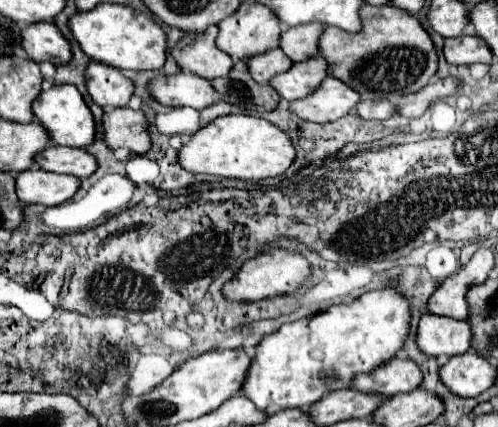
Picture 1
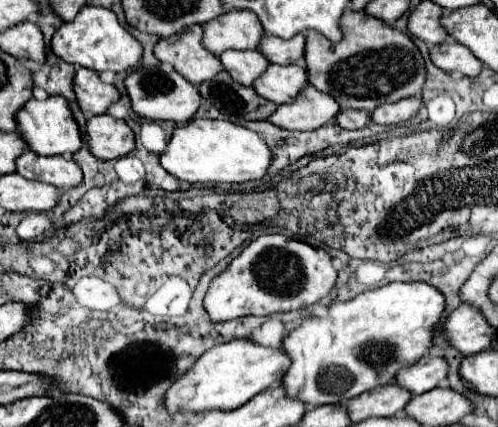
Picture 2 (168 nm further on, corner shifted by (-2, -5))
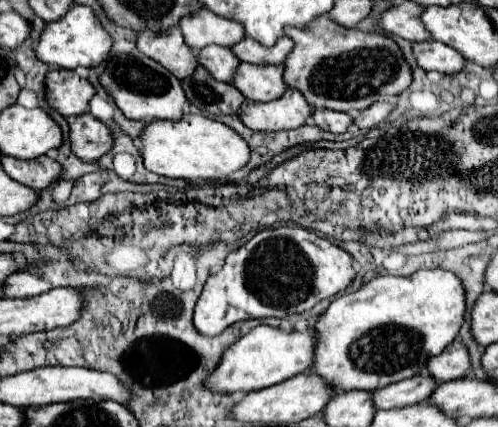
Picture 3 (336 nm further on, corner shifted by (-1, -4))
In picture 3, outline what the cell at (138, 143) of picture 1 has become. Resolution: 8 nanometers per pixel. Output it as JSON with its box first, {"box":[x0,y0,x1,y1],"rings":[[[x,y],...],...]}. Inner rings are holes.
{"box":[69,114,113,162],"rings":[[[79,114],[69,122],[69,142],[71,152],[85,162],[99,160],[113,146],[109,128],[91,114]]]}

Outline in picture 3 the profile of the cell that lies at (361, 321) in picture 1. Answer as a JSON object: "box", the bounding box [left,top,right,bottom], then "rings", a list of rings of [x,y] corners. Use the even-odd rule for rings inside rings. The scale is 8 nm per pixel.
{"box":[309,268,465,392],"rings":[[[435,268],[435,270],[419,270],[419,272],[415,272],[415,274],[407,276],[407,278],[401,278],[401,276],[379,276],[379,278],[369,280],[367,284],[363,284],[357,292],[339,296],[337,300],[331,302],[327,312],[321,314],[321,318],[319,318],[317,326],[315,326],[315,330],[319,332],[317,334],[317,348],[315,348],[315,362],[309,368],[309,372],[319,374],[323,380],[327,380],[331,386],[335,386],[337,392],[339,390],[377,390],[377,388],[389,386],[391,382],[399,382],[399,380],[423,374],[425,368],[427,368],[427,360],[431,356],[437,356],[447,344],[451,344],[457,338],[463,322],[465,322],[465,286],[453,272]]]}

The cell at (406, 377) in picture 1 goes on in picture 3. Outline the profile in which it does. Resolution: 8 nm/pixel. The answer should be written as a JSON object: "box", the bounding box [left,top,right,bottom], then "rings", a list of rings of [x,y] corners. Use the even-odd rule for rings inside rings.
{"box":[427,338,471,382],"rings":[[[455,338],[439,356],[429,358],[427,368],[429,368],[429,374],[435,376],[439,382],[463,378],[471,368],[469,350],[461,342],[461,338]]]}

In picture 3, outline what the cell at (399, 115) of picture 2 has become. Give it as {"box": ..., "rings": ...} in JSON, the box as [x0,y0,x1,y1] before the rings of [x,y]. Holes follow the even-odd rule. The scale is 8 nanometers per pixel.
{"box":[353,102,393,130],"rings":[[[375,102],[373,106],[369,106],[367,110],[361,110],[361,112],[355,112],[353,114],[353,124],[361,130],[367,130],[367,128],[375,128],[377,124],[381,124],[389,112],[393,110],[393,104],[381,104],[381,102]]]}

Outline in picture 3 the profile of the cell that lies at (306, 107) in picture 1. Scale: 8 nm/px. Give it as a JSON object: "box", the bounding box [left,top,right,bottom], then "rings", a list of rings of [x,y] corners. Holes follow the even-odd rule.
{"box":[239,88,311,132],"rings":[[[287,88],[285,94],[271,102],[253,102],[245,100],[239,108],[239,120],[255,132],[273,132],[273,130],[291,130],[299,128],[311,116],[311,106],[303,94],[295,88]]]}

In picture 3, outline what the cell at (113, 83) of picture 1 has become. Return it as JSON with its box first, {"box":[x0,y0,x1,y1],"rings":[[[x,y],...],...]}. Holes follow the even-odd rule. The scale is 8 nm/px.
{"box":[45,68,95,118],"rings":[[[65,68],[49,70],[45,86],[47,104],[65,118],[83,114],[89,100],[95,96],[95,88],[85,78],[79,78],[73,70]]]}

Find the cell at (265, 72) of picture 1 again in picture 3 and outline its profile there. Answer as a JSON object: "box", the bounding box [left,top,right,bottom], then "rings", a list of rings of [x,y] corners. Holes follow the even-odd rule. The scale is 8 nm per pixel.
{"box":[195,46,239,82],"rings":[[[205,46],[199,50],[199,54],[195,52],[195,56],[199,66],[213,74],[213,78],[219,82],[231,82],[235,68],[239,66],[239,60],[235,60],[233,52],[223,46]]]}

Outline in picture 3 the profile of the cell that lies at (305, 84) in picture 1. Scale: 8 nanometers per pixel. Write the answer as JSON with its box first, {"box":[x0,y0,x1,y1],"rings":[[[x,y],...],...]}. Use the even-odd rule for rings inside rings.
{"box":[231,62,287,102],"rings":[[[241,62],[231,82],[247,100],[255,102],[275,100],[287,90],[283,82],[283,66],[251,66]]]}

